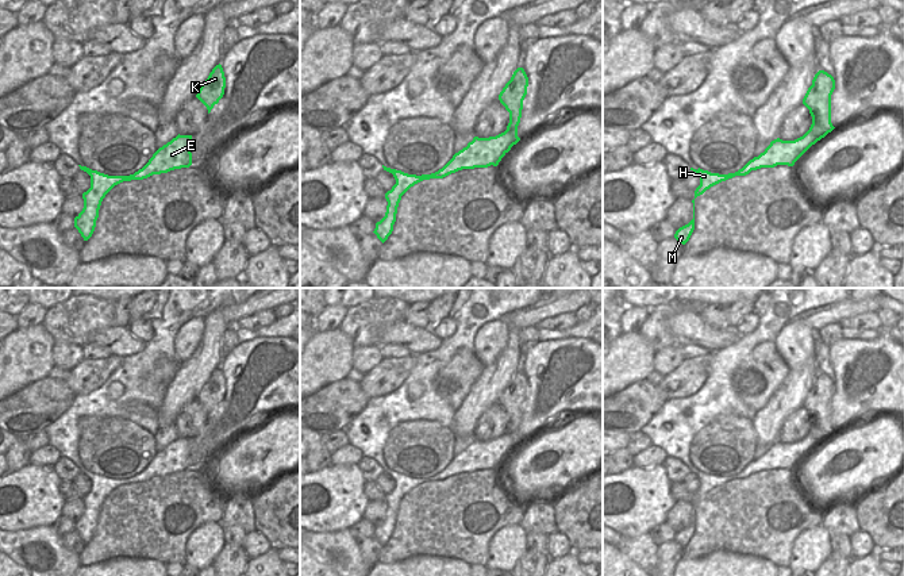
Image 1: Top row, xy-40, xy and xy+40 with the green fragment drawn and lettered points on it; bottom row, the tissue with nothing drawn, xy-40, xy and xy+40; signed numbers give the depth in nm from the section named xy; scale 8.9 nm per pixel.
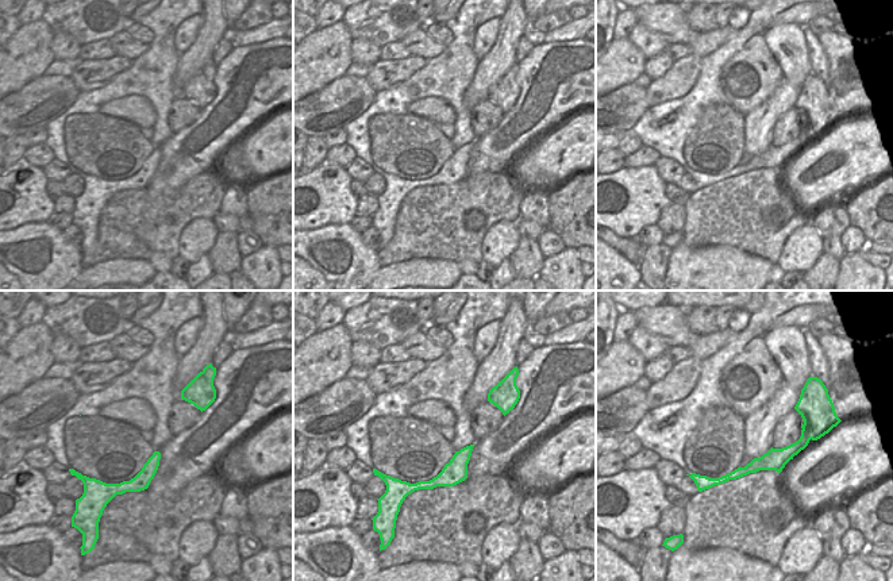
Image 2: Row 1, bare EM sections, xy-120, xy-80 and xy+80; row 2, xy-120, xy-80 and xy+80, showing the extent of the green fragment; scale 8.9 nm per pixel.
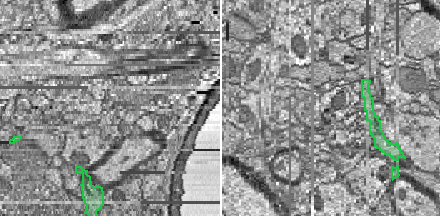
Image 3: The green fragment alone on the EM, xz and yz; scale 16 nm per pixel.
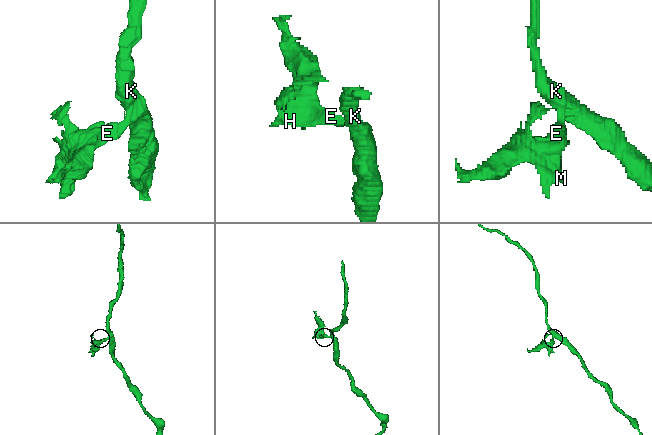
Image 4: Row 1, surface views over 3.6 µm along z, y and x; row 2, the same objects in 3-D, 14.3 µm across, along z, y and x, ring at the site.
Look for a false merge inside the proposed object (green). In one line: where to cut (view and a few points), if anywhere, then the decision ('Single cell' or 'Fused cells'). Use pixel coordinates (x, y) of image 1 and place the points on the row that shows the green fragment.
Split along xy (507, 129), (516, 142). Fused cells.

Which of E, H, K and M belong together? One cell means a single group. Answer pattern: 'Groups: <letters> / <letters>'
Groups: E H M / K.

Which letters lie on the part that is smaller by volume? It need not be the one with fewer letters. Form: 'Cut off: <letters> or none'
Cut off: E, H, M

